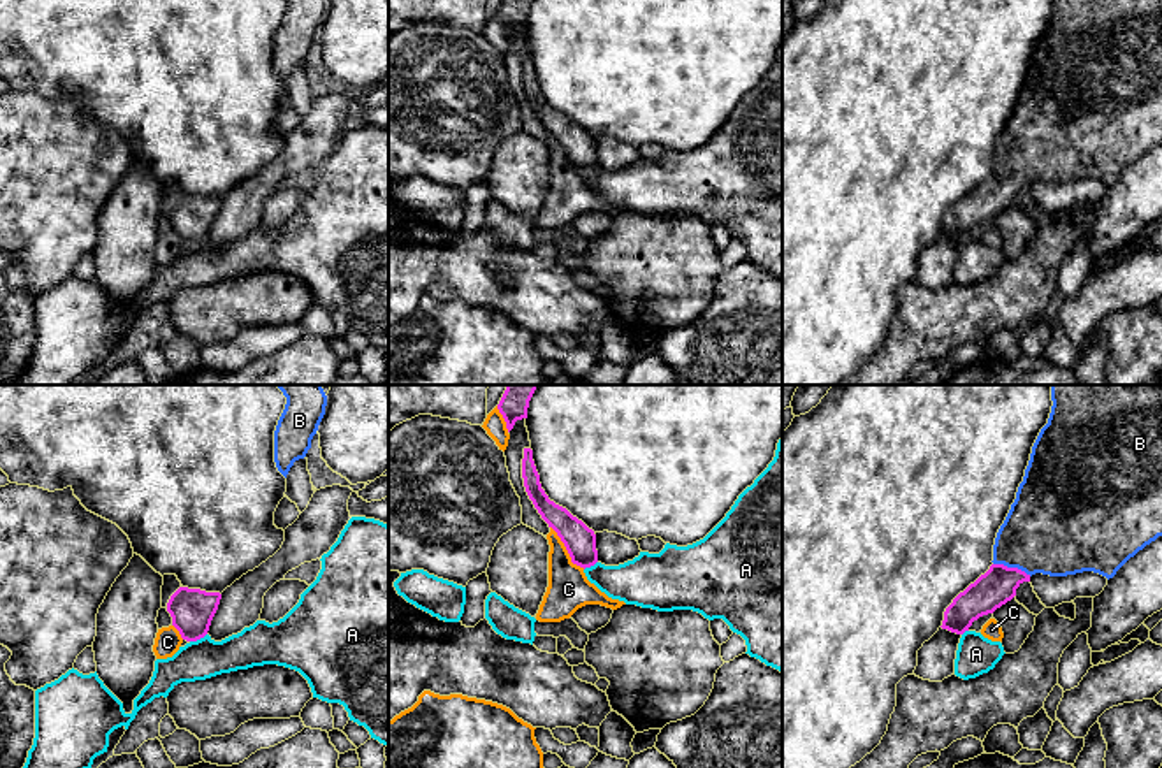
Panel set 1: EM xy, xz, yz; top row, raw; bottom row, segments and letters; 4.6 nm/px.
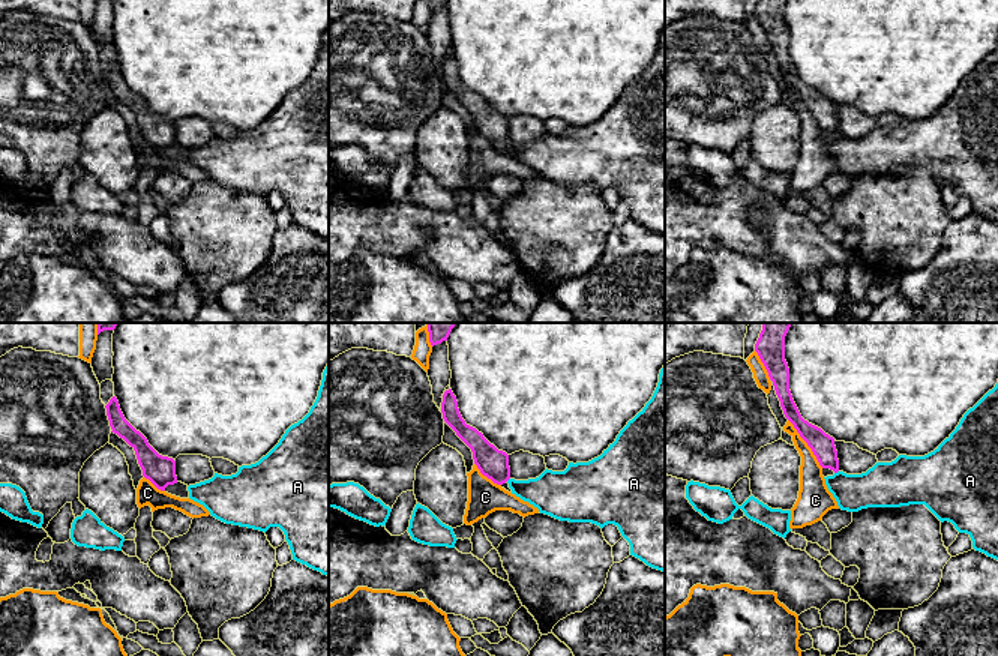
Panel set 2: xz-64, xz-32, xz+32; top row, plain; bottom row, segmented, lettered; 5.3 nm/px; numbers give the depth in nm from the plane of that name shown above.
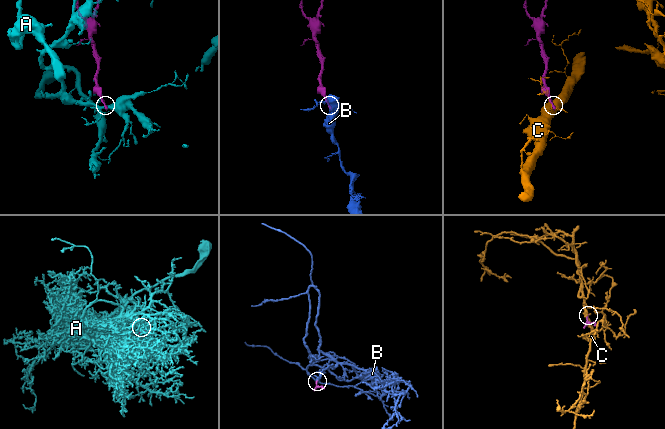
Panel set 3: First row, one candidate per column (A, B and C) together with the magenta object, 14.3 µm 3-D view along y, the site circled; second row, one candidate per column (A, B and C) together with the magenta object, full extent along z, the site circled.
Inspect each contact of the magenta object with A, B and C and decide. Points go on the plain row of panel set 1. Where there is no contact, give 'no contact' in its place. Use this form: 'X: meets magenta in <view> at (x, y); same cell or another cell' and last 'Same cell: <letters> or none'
A: meets magenta in xy at (197, 245); another cell
B: meets magenta in yz at (1013, 174); same cell
C: meets magenta in xz at (566, 155); another cell
Same cell: B

